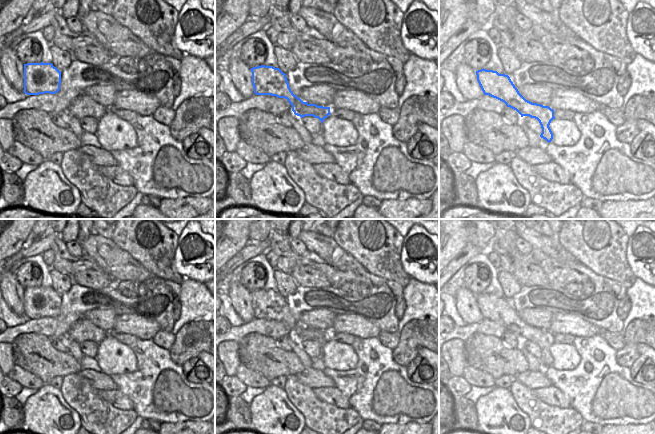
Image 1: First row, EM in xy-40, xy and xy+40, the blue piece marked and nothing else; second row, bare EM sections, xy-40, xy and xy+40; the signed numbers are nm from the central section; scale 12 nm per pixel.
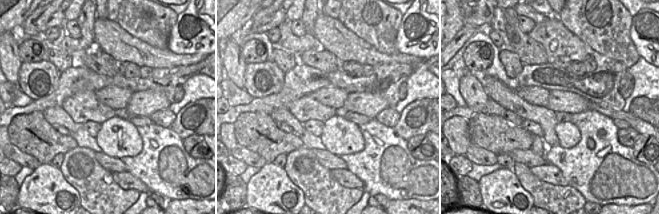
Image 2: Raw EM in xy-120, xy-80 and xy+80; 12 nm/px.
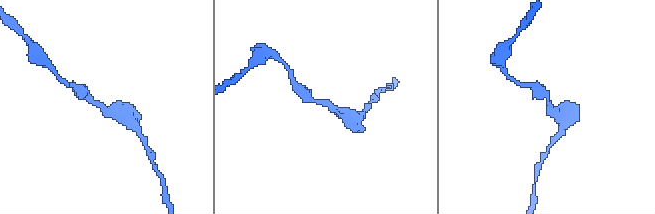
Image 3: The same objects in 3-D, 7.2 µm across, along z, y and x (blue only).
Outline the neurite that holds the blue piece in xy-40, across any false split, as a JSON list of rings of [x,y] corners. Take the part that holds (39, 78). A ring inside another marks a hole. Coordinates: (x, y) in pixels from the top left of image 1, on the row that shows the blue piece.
[[[52,63],[24,64],[24,93],[27,95],[55,94],[60,90],[61,71]]]

